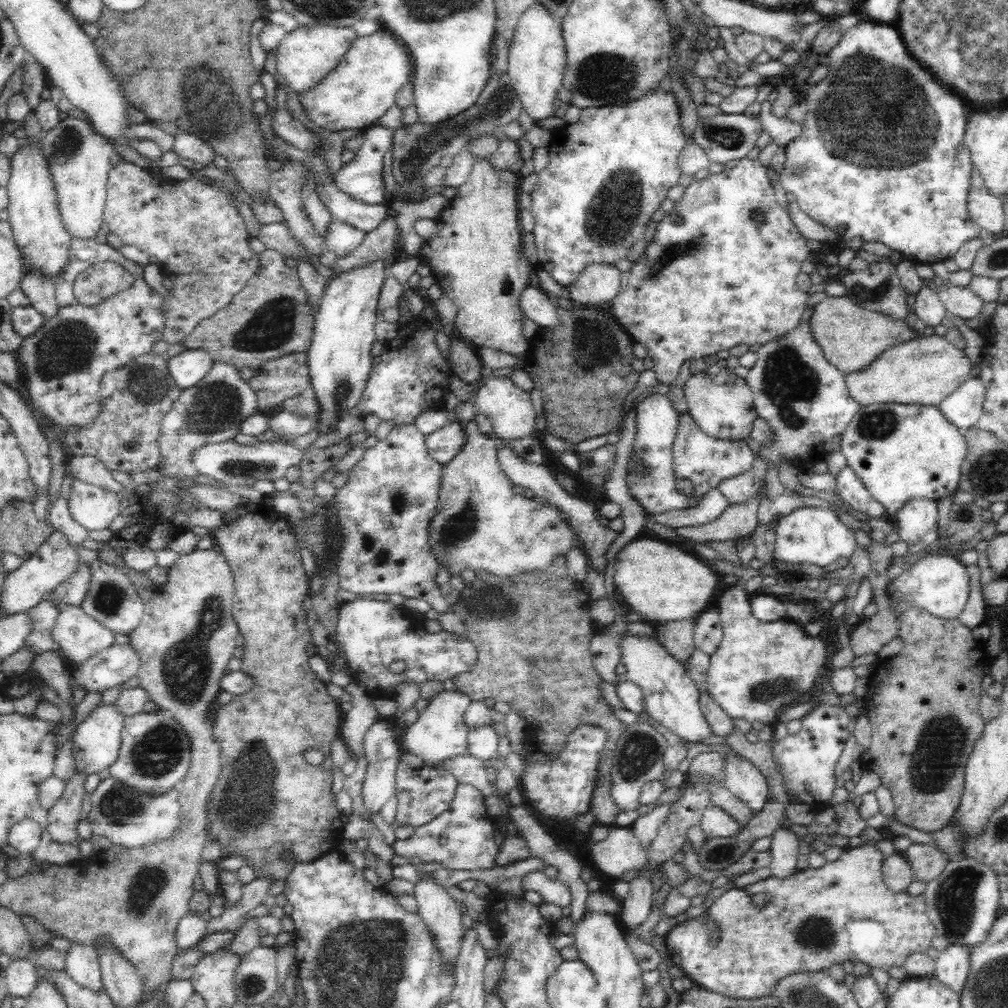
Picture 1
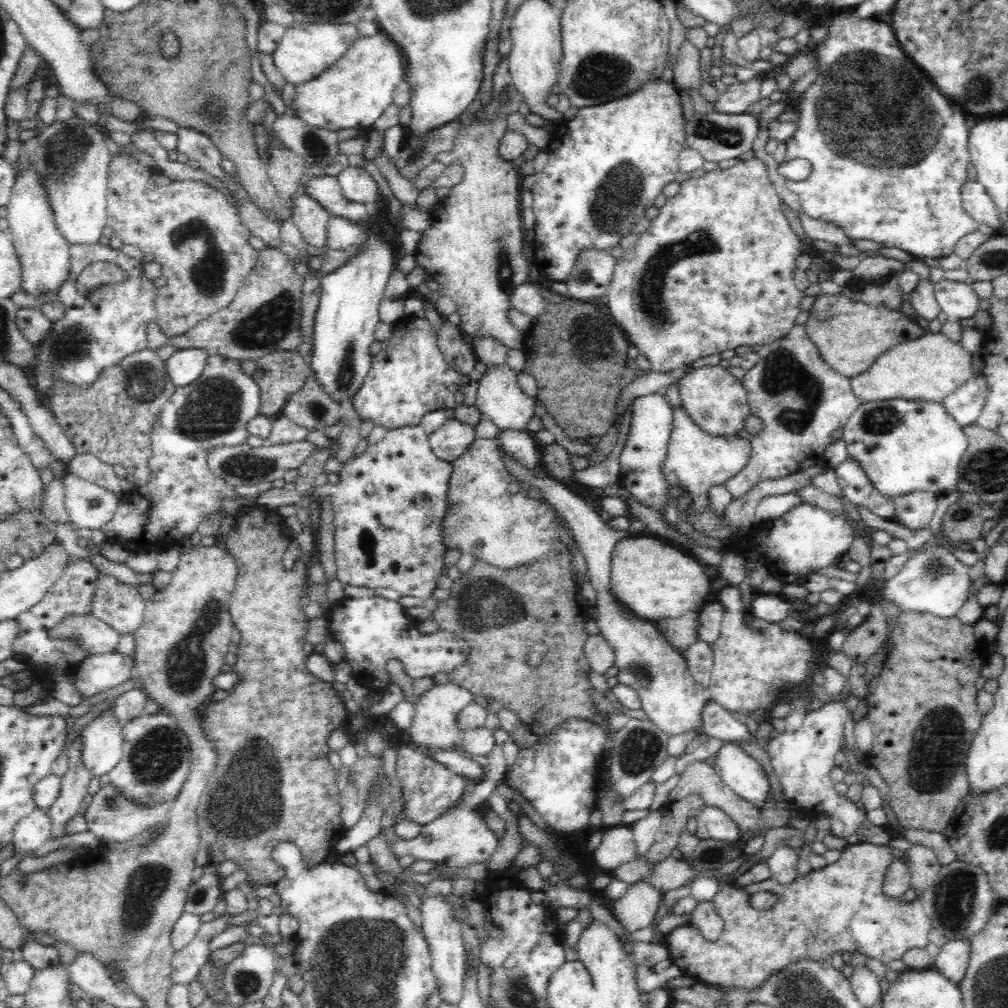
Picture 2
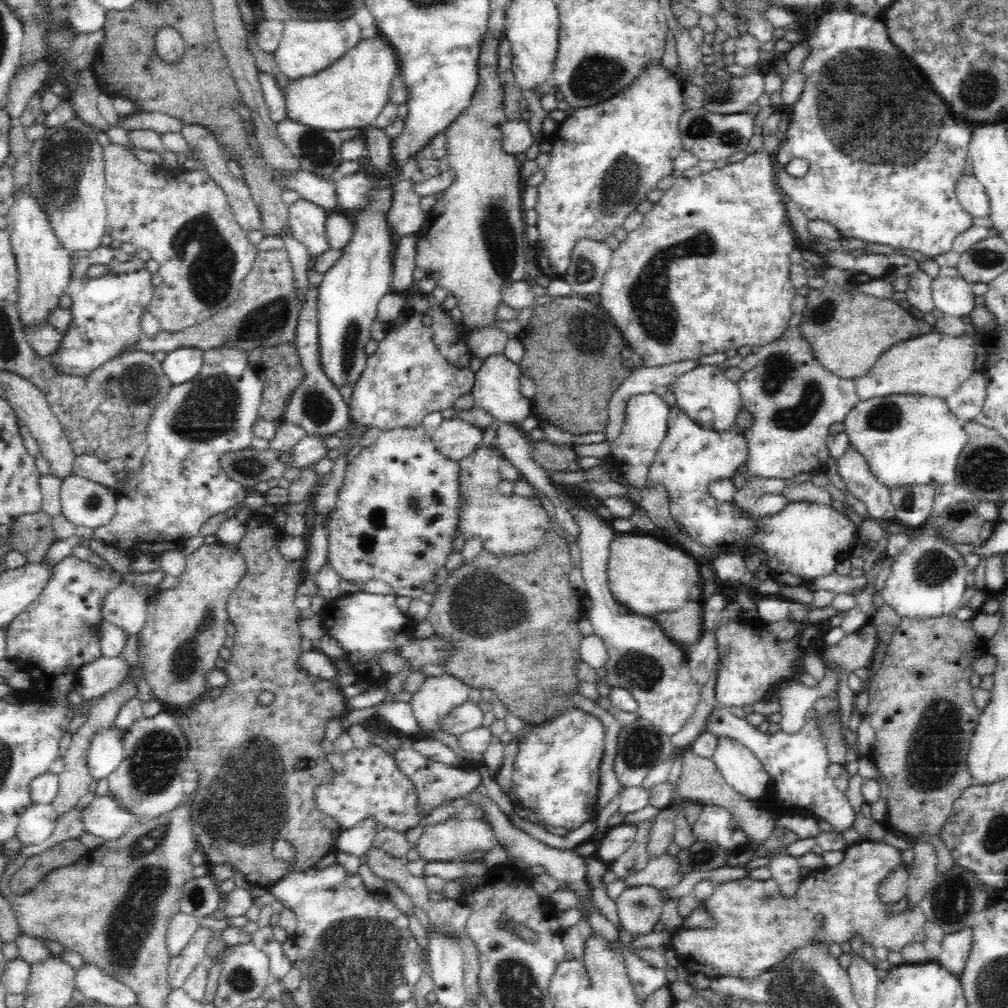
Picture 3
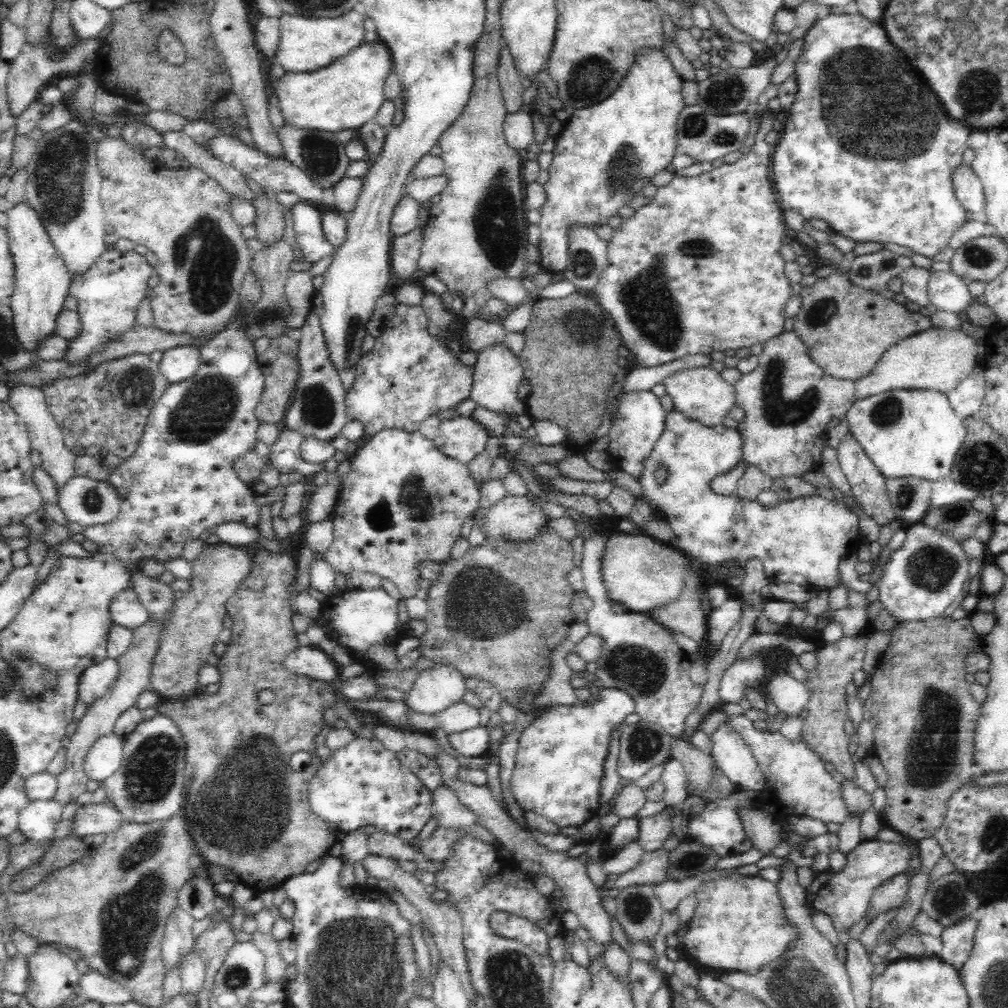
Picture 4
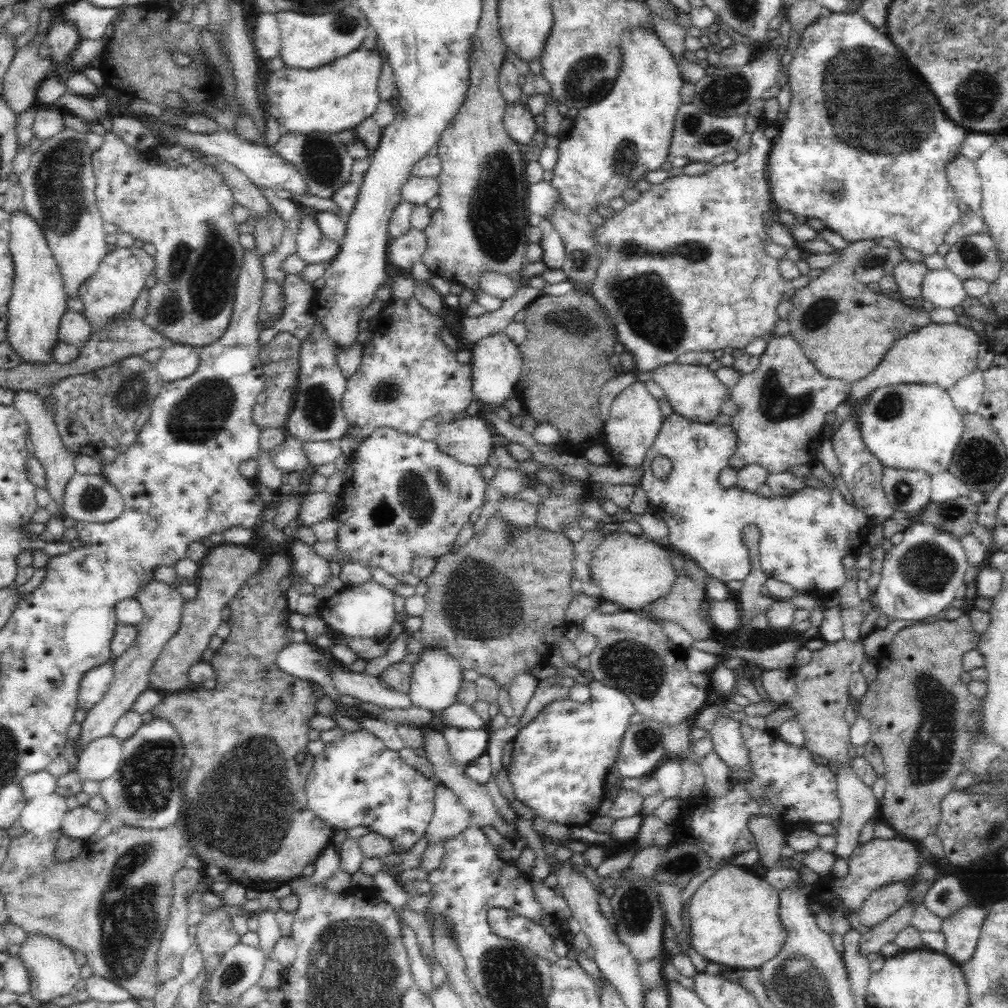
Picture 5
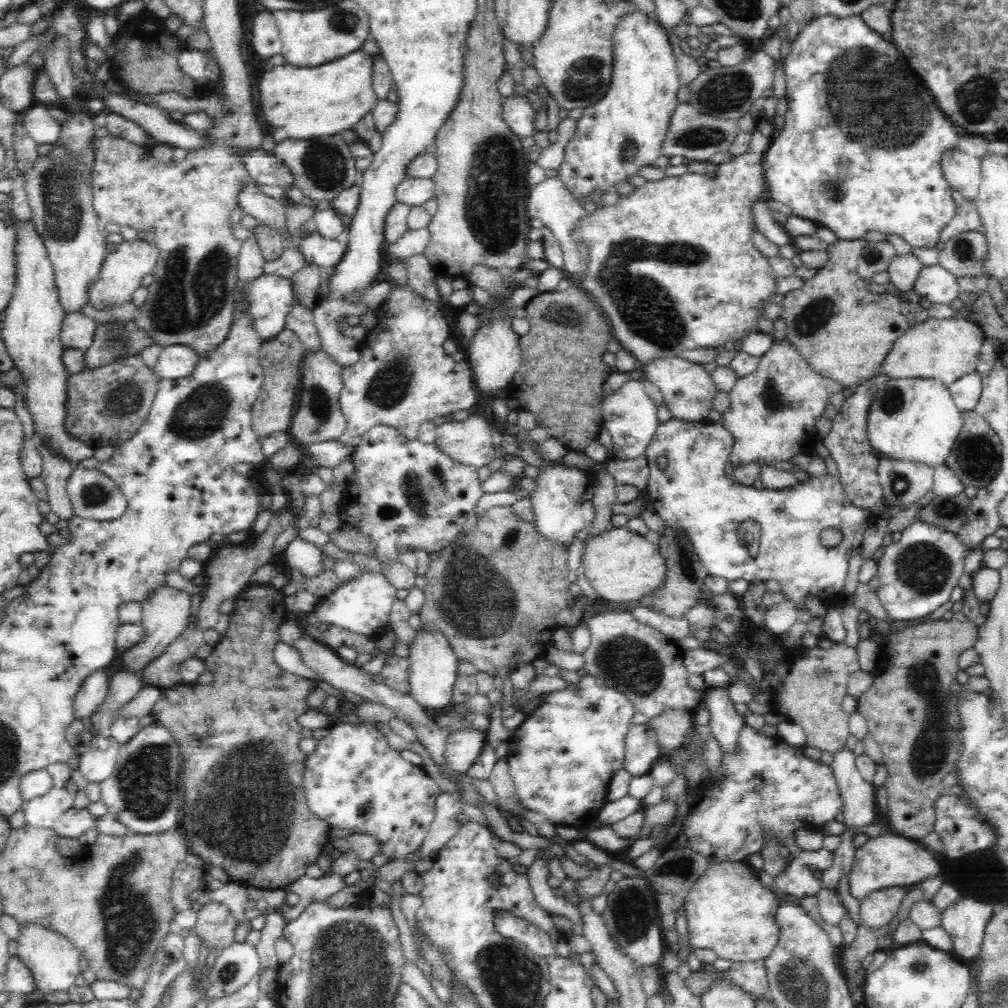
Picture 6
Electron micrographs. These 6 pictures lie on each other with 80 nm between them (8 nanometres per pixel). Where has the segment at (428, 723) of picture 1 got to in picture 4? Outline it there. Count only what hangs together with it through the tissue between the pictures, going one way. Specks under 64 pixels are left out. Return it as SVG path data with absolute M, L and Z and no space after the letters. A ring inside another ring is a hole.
M435 663L434 668L419 672L414 686L406 693L405 703L417 714L434 716L462 701L466 691L460 672L452 665Z

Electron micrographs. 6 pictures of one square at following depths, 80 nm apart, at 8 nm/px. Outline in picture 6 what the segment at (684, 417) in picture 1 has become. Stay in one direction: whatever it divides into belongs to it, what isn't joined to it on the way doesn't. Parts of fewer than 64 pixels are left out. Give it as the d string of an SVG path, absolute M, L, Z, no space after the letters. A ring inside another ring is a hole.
M671 416L670 420L660 423L645 451L649 467L649 480L645 489L648 508L662 518L676 537L686 535L690 539L694 553L710 576L724 578L727 582L739 579L748 582L776 580L782 585L781 594L792 601L797 609L804 609L804 602L814 596L824 600L828 607L834 604L841 606L849 558L852 551L862 544L866 529L876 521L878 515L855 507L841 482L829 475L812 477L812 480L800 482L786 490L757 490L755 486L743 486L733 477L727 478L724 473L733 446L732 433L718 421L688 422ZM658 456L666 456L668 459L668 468L664 472L656 466ZM749 520L758 522L763 532L756 558L750 557L748 549L740 544L738 538L738 527ZM825 528L837 528L841 532L842 540L837 546L827 548L822 545L820 532Z

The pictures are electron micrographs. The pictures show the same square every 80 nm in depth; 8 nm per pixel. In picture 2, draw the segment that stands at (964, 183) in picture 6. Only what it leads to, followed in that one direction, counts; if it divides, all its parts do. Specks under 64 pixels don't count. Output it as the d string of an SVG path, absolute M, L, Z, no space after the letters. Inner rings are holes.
M968 179L961 188L961 197L966 212L979 225L986 224L997 233L1002 232L1003 223L999 210L983 184Z

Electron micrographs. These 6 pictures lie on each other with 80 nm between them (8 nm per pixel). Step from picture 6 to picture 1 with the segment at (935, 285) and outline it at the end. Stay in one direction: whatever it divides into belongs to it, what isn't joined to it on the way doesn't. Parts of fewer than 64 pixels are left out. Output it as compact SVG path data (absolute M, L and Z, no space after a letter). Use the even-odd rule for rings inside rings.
M952 284L944 287L942 285L941 288L936 286L936 292L948 314L965 319L980 317L980 311L985 302L969 287Z

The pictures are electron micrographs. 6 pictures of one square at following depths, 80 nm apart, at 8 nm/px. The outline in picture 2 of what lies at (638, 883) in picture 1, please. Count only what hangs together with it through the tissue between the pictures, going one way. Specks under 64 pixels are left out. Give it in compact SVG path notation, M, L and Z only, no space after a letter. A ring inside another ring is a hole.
M639 880L629 885L624 896L610 901L612 913L628 933L635 932L654 923L660 895L651 884Z

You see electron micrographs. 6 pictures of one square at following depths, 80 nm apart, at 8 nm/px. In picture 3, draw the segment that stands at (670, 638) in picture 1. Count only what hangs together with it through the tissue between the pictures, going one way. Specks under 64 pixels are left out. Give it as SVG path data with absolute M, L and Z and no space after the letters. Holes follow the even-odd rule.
M697 597L690 599L682 608L674 612L661 612L652 616L660 628L676 644L694 644L703 635L702 603Z

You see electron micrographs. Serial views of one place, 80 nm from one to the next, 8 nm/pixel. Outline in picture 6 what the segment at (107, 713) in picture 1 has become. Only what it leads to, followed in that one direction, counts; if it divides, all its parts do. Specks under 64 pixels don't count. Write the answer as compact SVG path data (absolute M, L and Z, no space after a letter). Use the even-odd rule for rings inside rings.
M92 736L88 749L79 755L78 770L88 781L102 782L114 772L120 747L112 736Z

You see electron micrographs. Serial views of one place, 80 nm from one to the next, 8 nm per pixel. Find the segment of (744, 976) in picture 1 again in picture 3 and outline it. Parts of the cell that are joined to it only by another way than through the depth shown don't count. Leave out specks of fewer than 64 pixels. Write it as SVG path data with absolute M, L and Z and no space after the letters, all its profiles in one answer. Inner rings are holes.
M860 840L843 851L843 859L839 864L810 872L800 881L794 896L784 896L779 884L772 878L754 880L746 877L717 883L714 887L714 894L705 900L706 908L712 912L716 921L716 928L702 930L702 928L681 927L671 936L673 952L678 958L679 965L691 975L702 974L711 980L737 978L752 982L758 976L782 964L794 952L810 948L810 946L829 948L832 944L850 943L853 938L860 936L864 942L870 943L874 950L884 947L888 954L892 954L892 952L902 952L910 944L922 944L927 939L924 924L928 922L928 919L926 919L926 914L920 913L921 907L915 906L914 913L895 915L890 911L891 906L884 904L878 894L879 886L886 875L898 864L904 863L900 859L900 852L900 849L884 842ZM819 914L823 917L820 924L815 921Z

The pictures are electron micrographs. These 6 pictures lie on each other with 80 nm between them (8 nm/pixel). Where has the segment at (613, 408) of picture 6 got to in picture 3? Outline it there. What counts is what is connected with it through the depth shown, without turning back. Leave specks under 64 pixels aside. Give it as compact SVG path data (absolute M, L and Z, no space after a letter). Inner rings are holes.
M656 393L632 396L626 405L625 422L620 437L610 444L610 449L613 459L620 463L618 473L626 479L626 483L632 489L643 491L652 488L650 487L650 466L654 466L658 450L668 433L669 410L670 406Z

